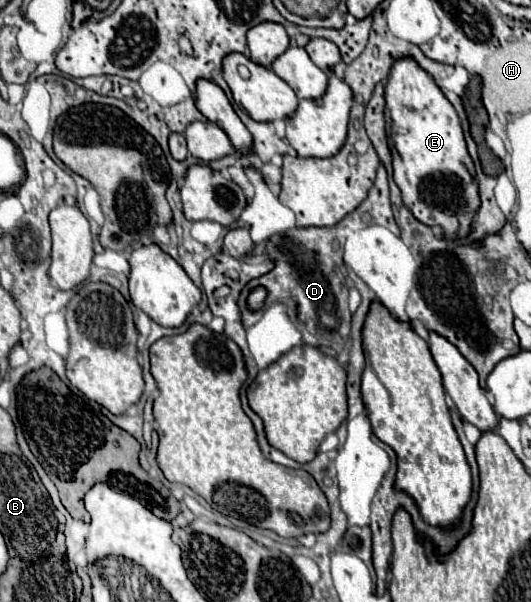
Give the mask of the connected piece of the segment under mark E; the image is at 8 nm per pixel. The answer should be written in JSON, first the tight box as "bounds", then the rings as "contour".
{"bounds":[385,57,481,237],"contour":[[[409,57],[397,59],[391,67],[385,101],[391,119],[391,143],[399,155],[399,159],[393,159],[393,179],[401,189],[405,207],[423,225],[439,225],[447,237],[467,237],[481,199],[479,187],[469,173],[473,165],[457,111],[433,77]]]}

